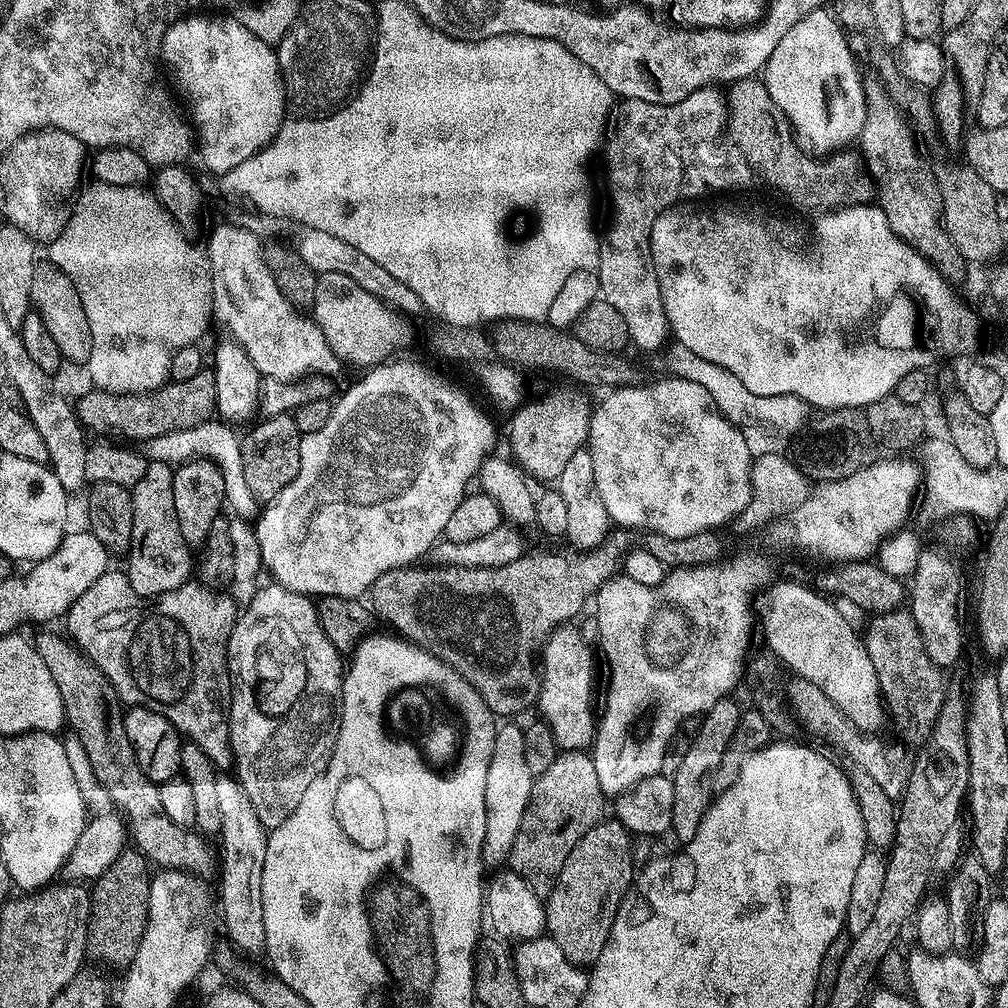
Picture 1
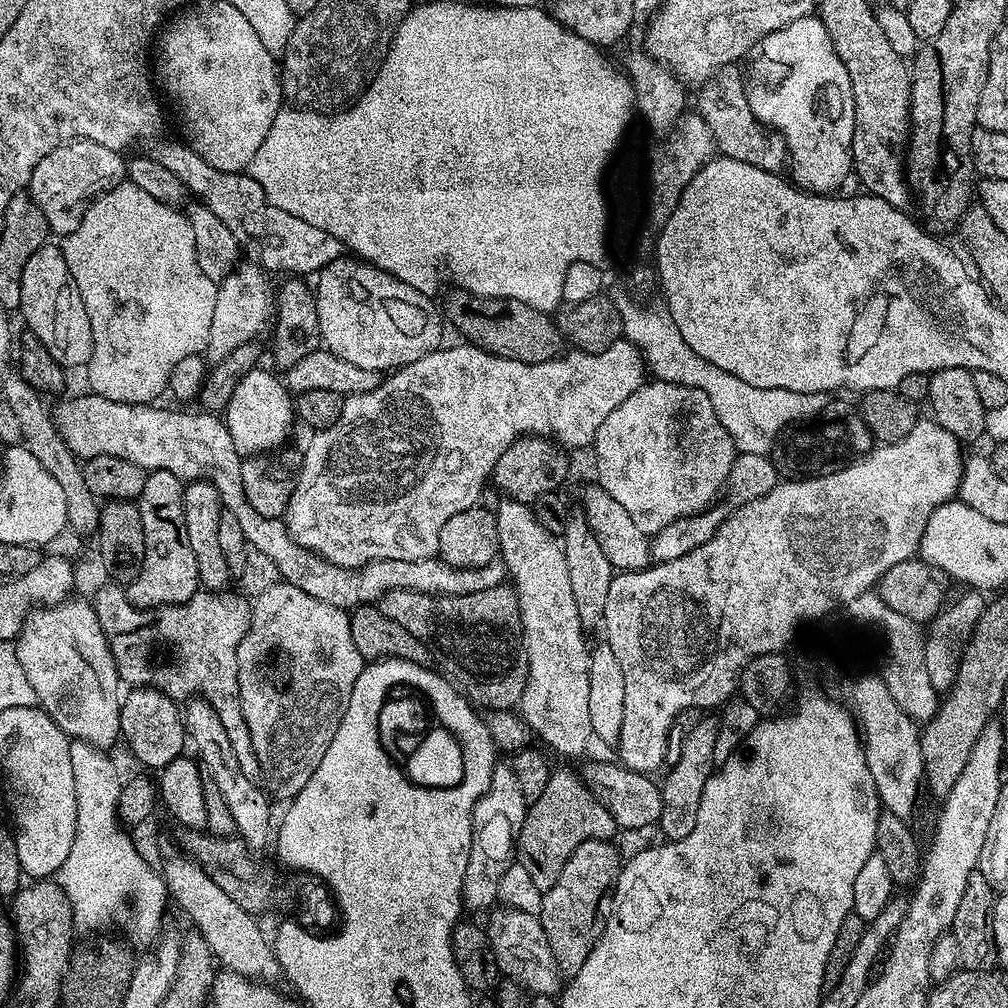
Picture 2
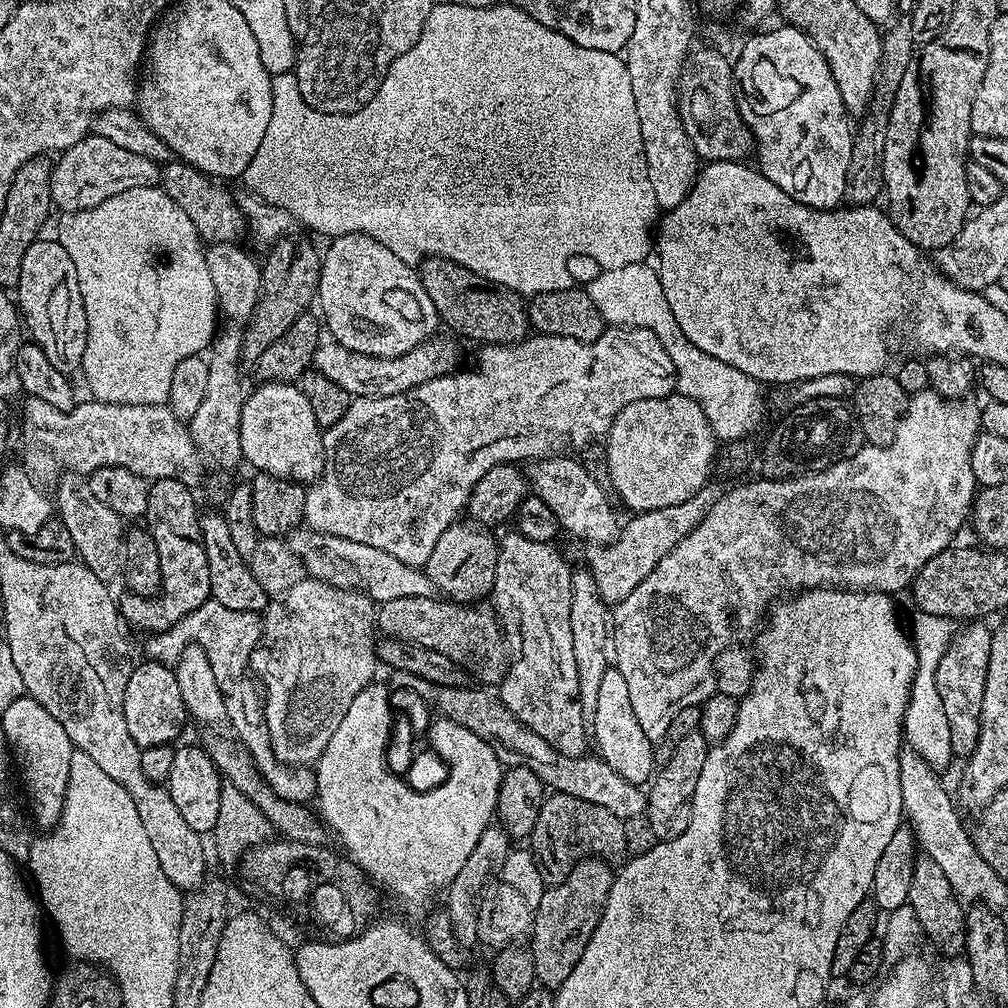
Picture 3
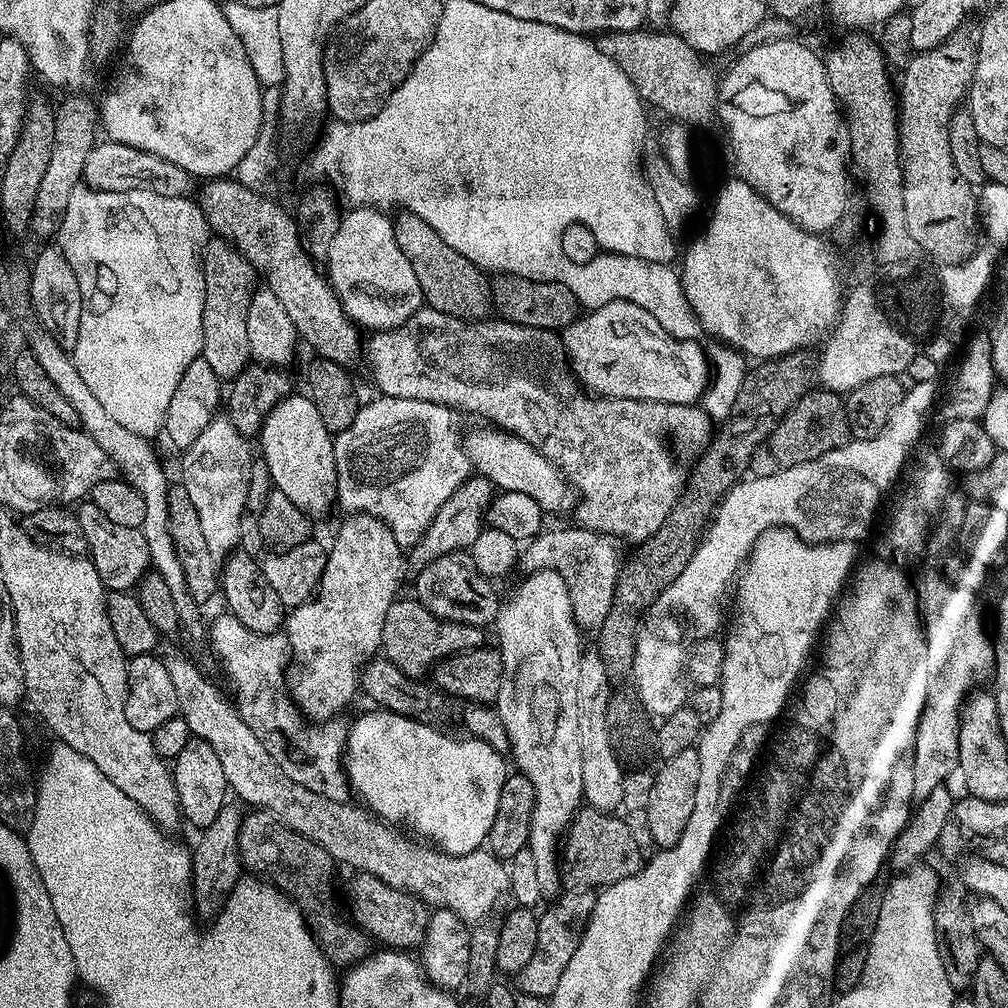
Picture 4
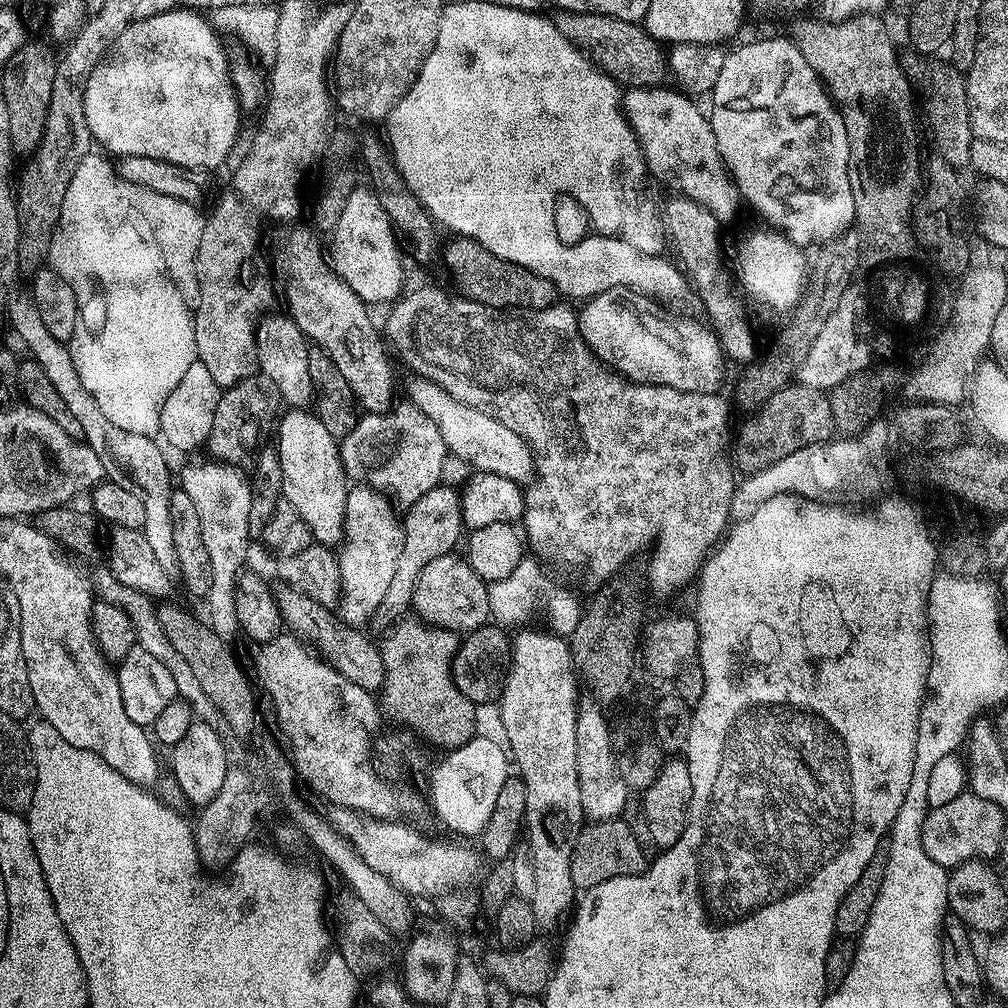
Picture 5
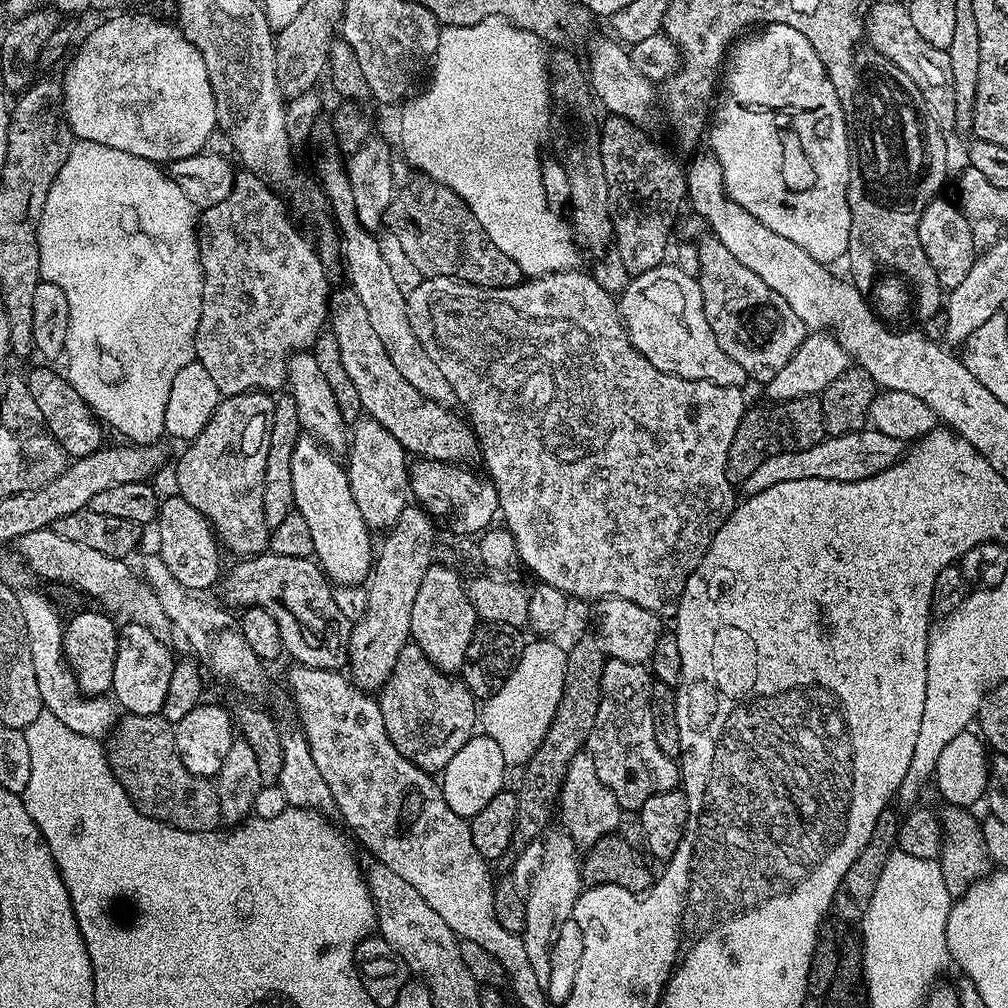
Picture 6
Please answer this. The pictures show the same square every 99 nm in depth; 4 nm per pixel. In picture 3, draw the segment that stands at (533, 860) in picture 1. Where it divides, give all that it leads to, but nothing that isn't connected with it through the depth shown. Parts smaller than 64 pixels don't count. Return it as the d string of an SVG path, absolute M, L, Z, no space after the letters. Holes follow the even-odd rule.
M561 792L545 795L530 837L530 851L538 862L545 885L562 882L582 860L599 858L609 862L623 861L629 855L623 824L624 821L610 814L610 810L594 806L594 802Z

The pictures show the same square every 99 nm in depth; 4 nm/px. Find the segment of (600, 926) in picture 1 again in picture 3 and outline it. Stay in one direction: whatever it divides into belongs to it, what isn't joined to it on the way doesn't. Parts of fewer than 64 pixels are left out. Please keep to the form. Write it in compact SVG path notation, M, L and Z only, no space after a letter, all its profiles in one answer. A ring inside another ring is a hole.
M589 858L580 861L562 882L545 887L538 909L538 924L530 933L530 953L536 971L535 979L543 987L557 989L570 978L570 970L578 966L582 950L590 942L604 913L606 898L612 889L614 868L609 861ZM564 904L564 908L556 908ZM540 924L544 928L540 928Z

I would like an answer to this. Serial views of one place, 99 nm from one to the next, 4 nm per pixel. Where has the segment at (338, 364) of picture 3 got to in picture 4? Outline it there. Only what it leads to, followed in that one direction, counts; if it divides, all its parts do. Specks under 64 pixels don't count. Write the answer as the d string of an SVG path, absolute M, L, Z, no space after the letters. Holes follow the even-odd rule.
M421 306L404 324L398 325L388 331L373 331L367 337L366 347L363 349L362 356L368 359L368 372L372 375L372 380L376 383L376 392L382 396L393 396L394 398L414 398L415 400L434 400L442 404L453 406L455 409L465 408L468 412L477 412L480 416L485 416L493 425L499 426L506 433L512 433L520 439L524 439L548 459L554 467L559 468L561 474L568 483L578 493L578 503L574 508L576 514L575 523L582 528L589 528L595 532L601 532L604 536L615 536L621 541L635 540L641 542L648 536L654 535L663 523L667 521L667 514L674 506L675 500L679 498L681 489L685 485L685 469L675 468L672 465L672 456L668 453L668 448L664 445L664 436L672 436L672 440L680 448L703 449L714 433L714 421L704 413L703 408L696 404L664 404L661 400L619 400L613 396L597 396L595 394L585 394L583 391L576 392L575 383L568 384L564 377L566 364L562 359L562 340L555 331L547 328L527 328L525 324L515 324L503 318L485 319L464 319L462 316L452 316L436 310L429 306Z

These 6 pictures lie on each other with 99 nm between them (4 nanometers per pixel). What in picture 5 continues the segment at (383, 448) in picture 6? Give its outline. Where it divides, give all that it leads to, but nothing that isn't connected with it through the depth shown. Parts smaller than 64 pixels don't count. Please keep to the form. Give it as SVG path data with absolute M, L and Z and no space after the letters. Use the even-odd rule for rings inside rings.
M364 482L357 485L357 488L355 485L348 489L344 539L338 552L343 590L342 620L348 626L366 624L376 612L382 598L386 598L386 589L394 578L394 565L398 562L398 554L402 554L404 541L404 526L398 512L396 516L392 509L393 501L381 489Z

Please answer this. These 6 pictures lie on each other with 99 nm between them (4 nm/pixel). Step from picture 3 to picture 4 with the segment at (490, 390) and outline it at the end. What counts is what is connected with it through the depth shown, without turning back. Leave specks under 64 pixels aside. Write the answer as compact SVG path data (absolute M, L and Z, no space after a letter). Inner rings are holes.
M610 300L602 306L585 311L562 332L562 348L570 361L571 371L572 368L576 371L575 379L581 385L584 383L583 387L589 393L613 396L619 400L661 400L664 404L696 404L707 388L710 362L705 349L699 348L696 343L692 338L678 340L671 336L657 322L654 314L629 300ZM377 395L369 404L361 403L354 422L335 433L336 504L344 514L376 516L383 520L402 546L417 544L430 526L434 514L462 486L473 471L462 443L462 432L452 428L453 409L434 400L394 398Z

